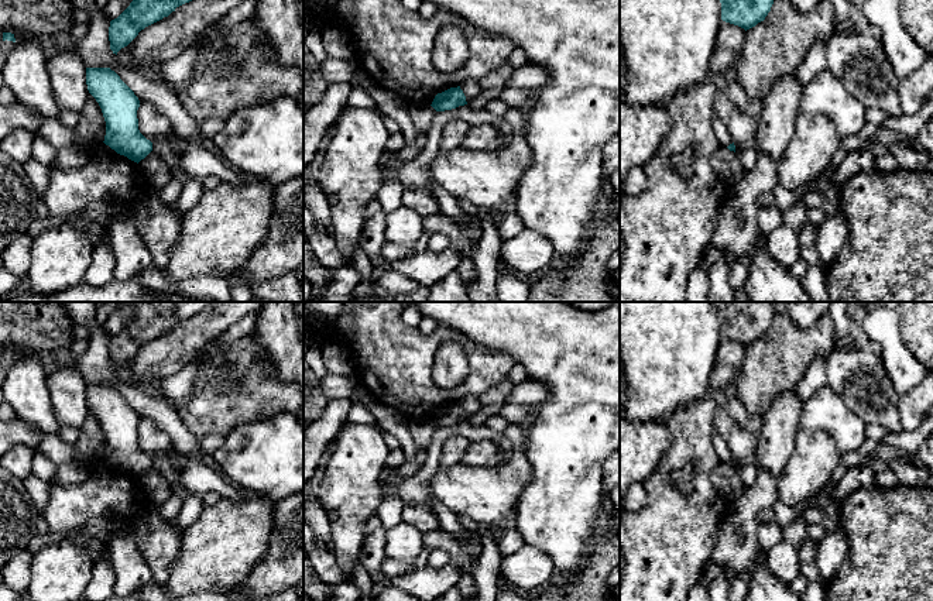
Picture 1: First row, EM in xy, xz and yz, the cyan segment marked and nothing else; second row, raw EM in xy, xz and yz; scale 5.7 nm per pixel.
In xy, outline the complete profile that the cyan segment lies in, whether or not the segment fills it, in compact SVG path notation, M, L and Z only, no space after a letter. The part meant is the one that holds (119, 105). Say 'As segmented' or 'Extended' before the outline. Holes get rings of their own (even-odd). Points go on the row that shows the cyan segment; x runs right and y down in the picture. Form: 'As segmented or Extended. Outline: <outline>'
As segmented. Outline: M86 68L86 85L106 121L103 142L138 164L152 151L138 130L138 97L110 68Z

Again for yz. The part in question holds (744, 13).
As segmented. Outline: M720 0L721 20L745 31L764 21L774 0Z

